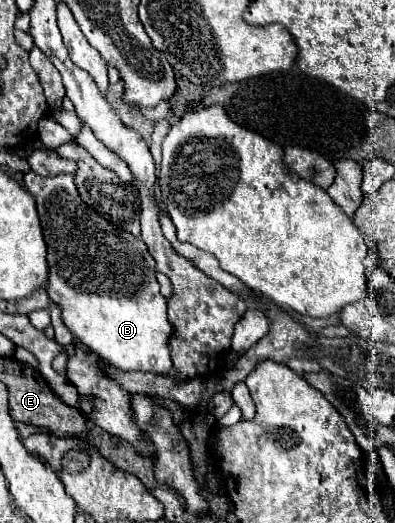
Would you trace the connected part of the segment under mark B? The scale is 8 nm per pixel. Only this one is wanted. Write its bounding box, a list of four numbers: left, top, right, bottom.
[24,170,176,374]

